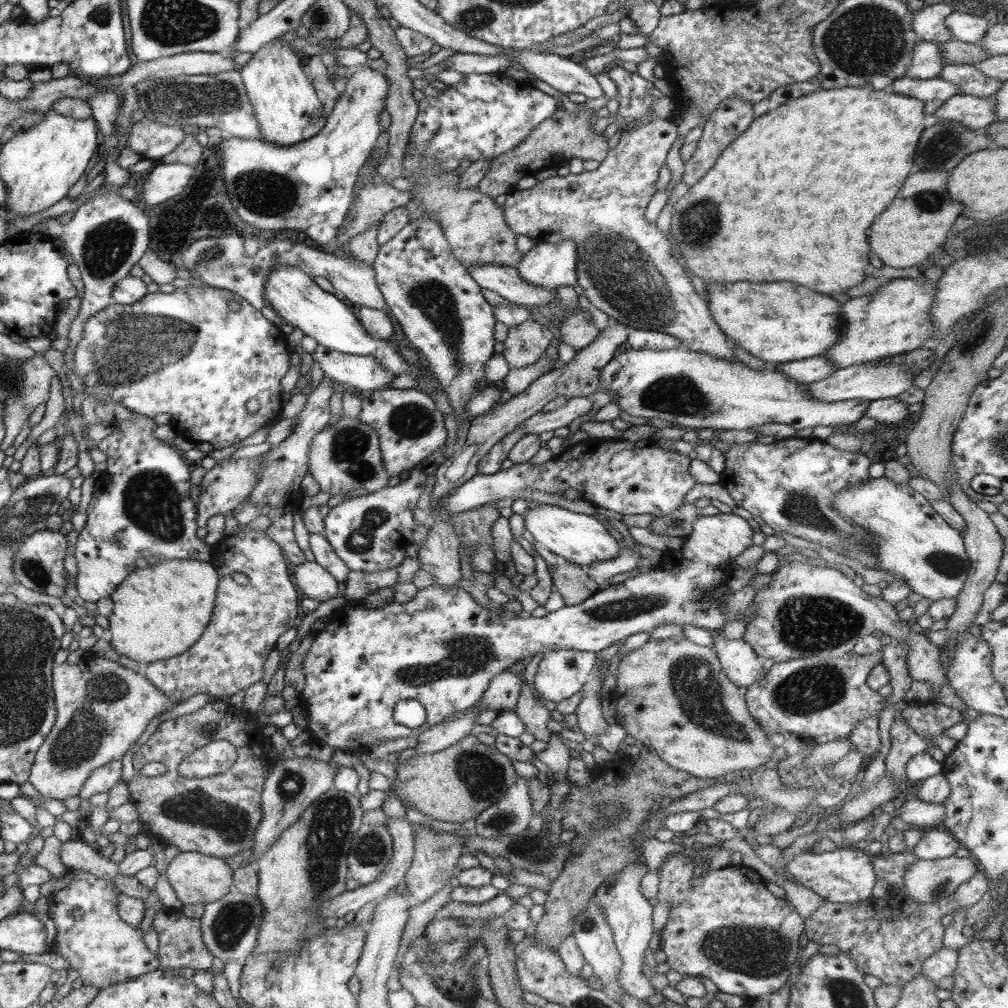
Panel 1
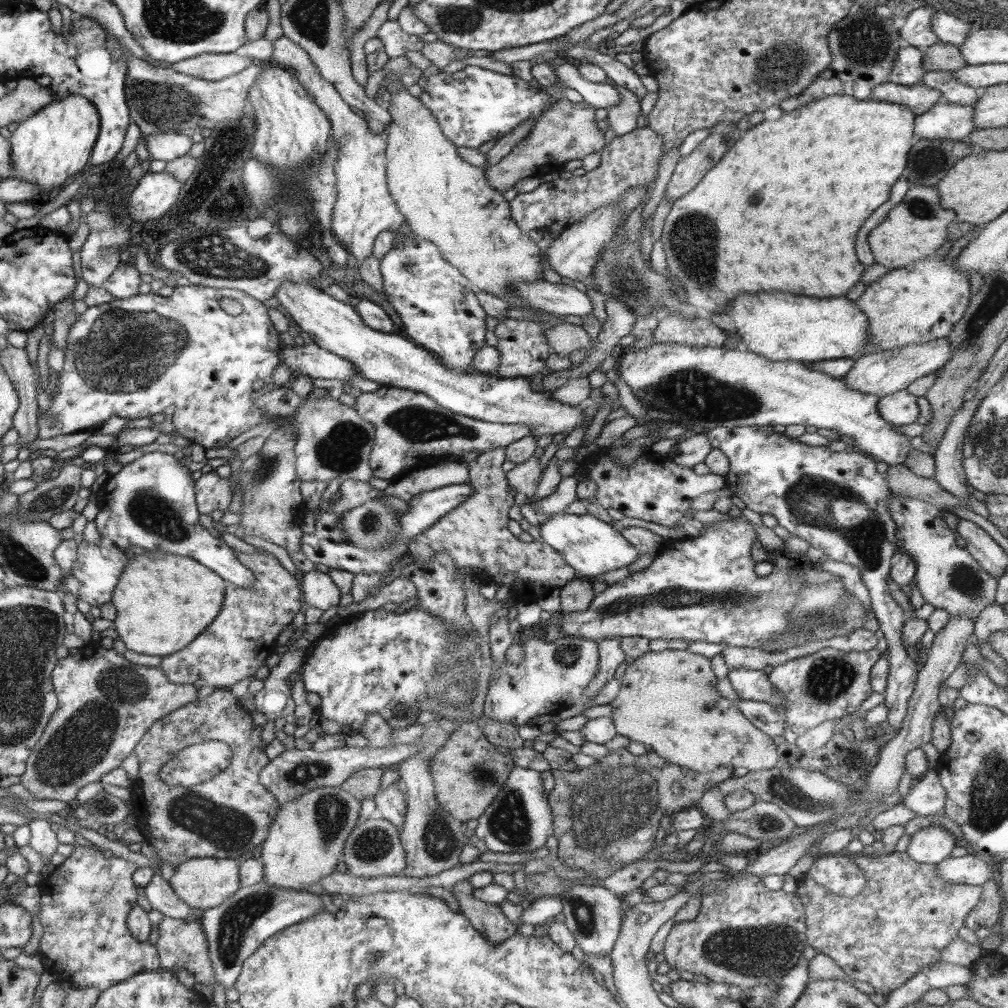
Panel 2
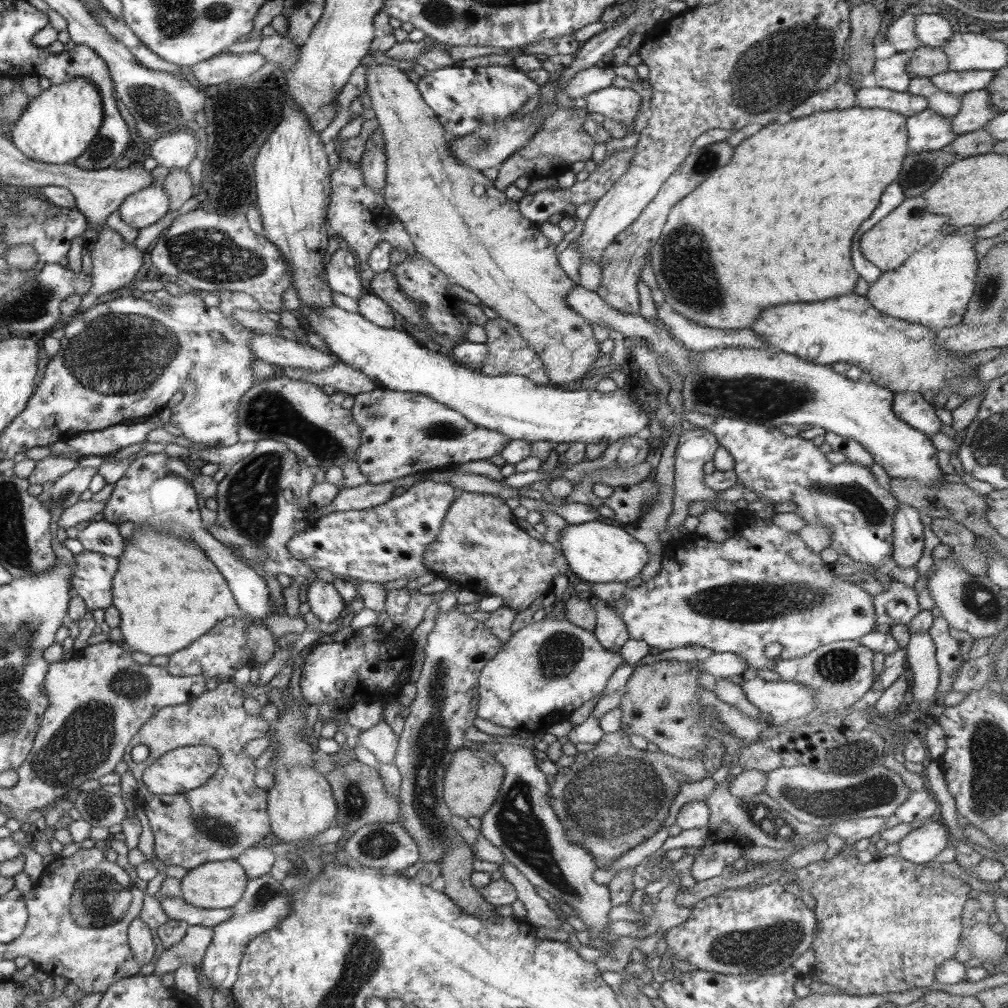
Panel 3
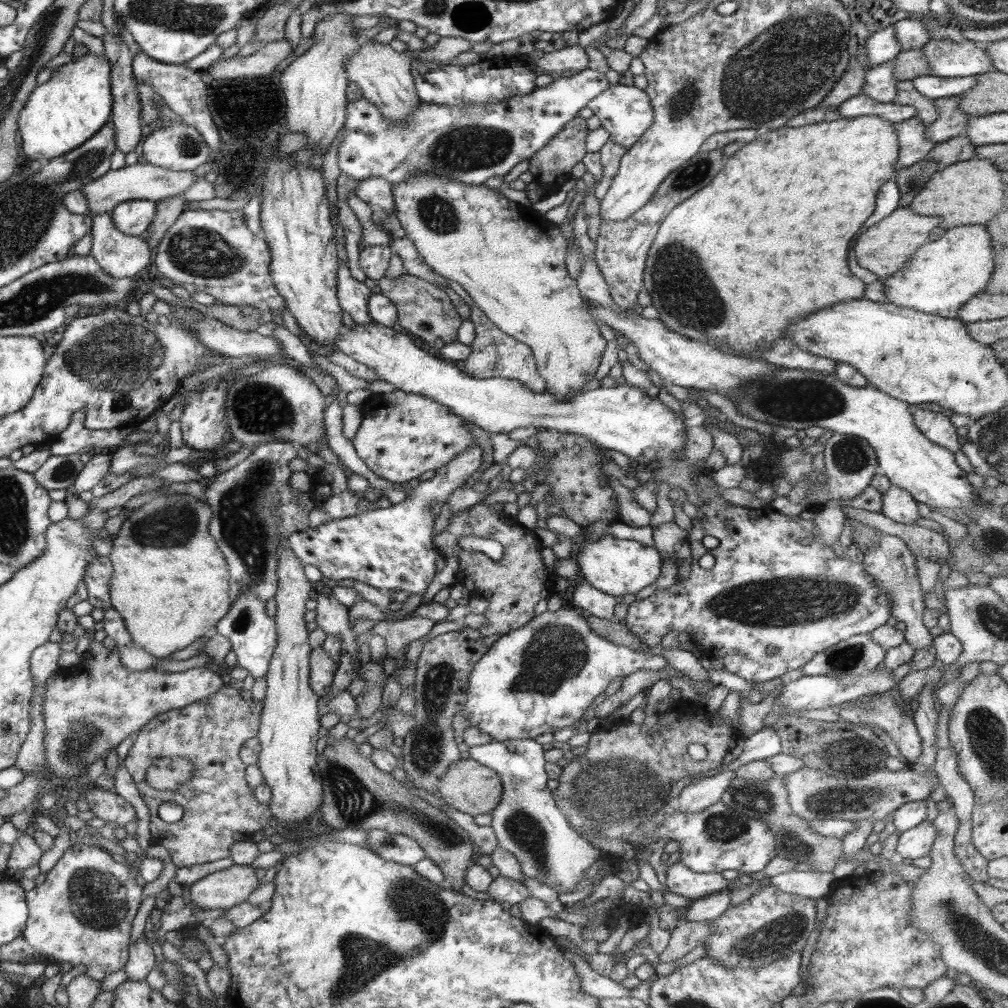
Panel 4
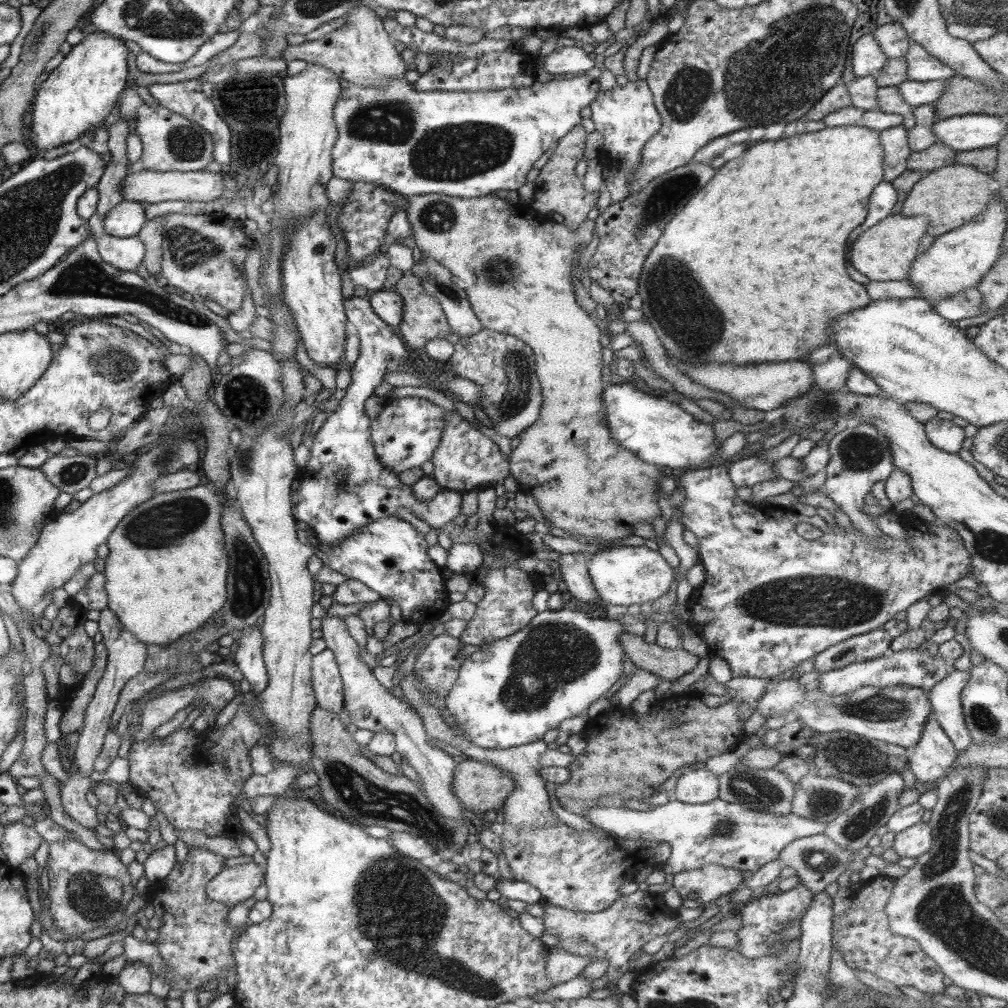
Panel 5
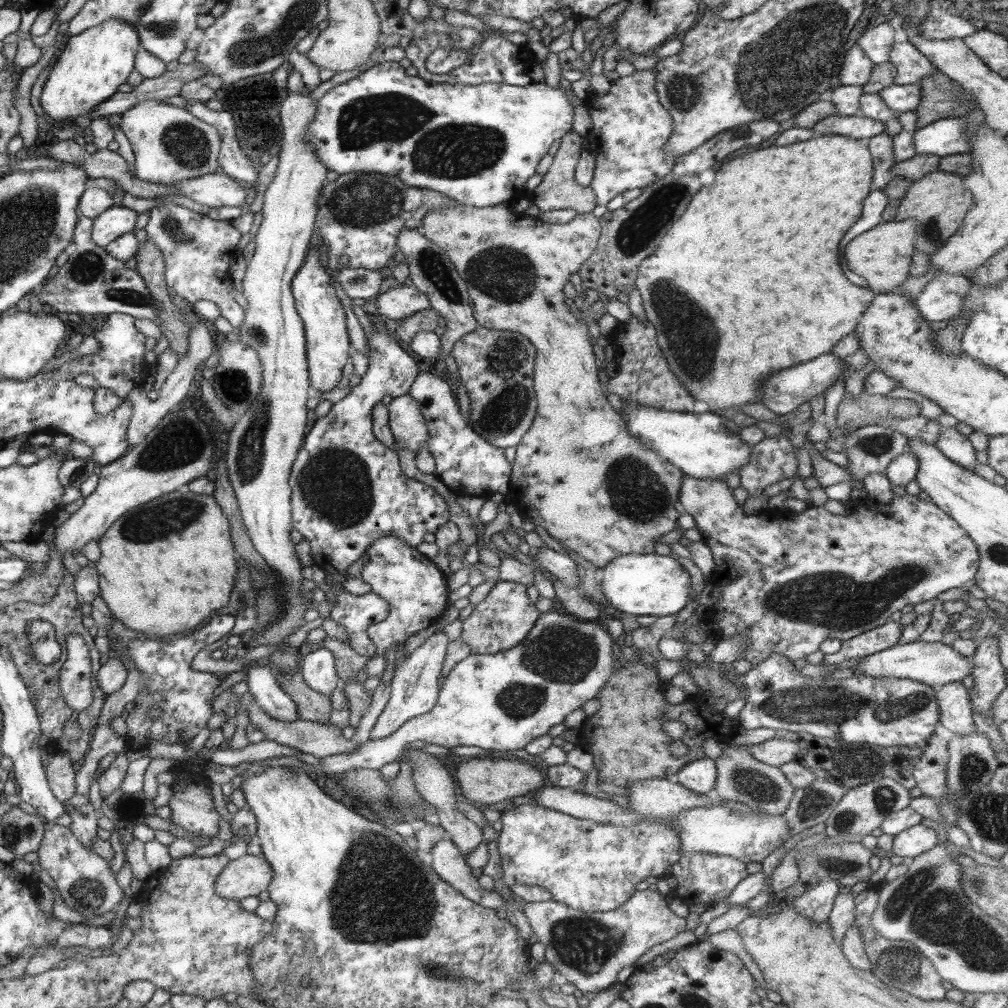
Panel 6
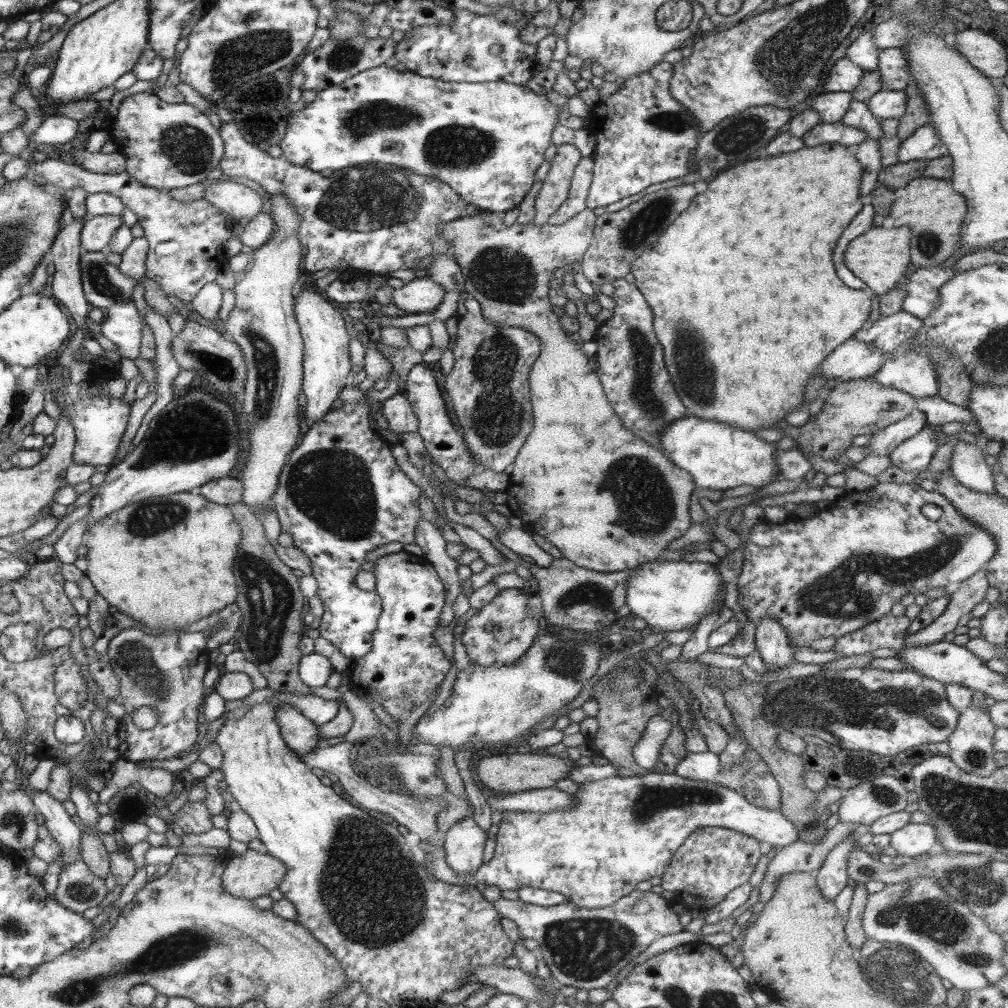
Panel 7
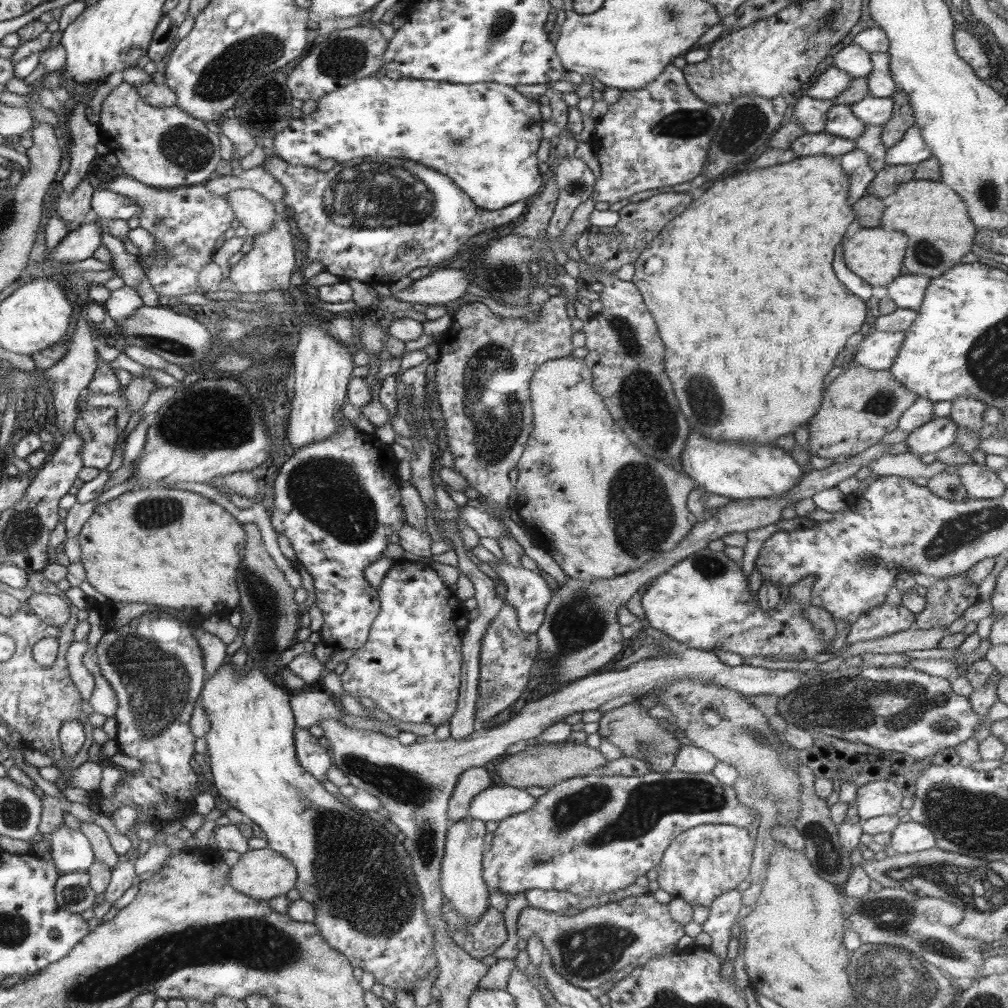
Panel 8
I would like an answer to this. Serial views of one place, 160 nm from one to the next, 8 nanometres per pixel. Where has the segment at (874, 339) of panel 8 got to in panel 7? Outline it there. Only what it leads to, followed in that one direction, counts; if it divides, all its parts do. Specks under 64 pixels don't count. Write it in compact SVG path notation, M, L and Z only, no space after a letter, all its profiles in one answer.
M856 338L848 339L829 354L813 372L815 376L831 376L839 381L872 377L887 358L877 345Z

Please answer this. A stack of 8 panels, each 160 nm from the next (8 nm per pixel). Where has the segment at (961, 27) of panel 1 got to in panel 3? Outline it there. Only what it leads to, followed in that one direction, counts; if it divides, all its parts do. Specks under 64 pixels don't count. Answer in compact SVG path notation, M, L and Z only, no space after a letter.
M935 12L934 14L924 13L916 16L914 34L920 40L921 45L940 48L950 41L950 37L954 33L950 22Z

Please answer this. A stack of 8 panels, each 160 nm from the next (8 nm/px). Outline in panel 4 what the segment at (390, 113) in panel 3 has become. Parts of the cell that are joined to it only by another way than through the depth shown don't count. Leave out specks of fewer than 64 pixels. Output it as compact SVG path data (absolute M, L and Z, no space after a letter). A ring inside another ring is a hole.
M373 38L364 40L359 51L348 58L346 70L350 81L361 88L363 97L375 104L393 125L394 122L403 122L413 108L421 104L414 84L416 78L413 78L411 72L413 57L412 50L400 54L395 52L390 44L376 43ZM422 173L410 175L405 181L394 183L392 192L395 214L406 231L406 236L416 245L423 261L434 272L462 286L473 298L475 304L484 311L484 314L502 332L513 336L516 340L527 344L531 348L535 356L538 372L545 380L547 386L546 392L552 393L561 399L573 399L578 395L578 393L574 393L575 390L580 392L580 389L594 378L594 373L600 366L602 353L605 351L608 341L600 333L600 329L598 328L599 323L588 312L587 306L584 304L584 297L576 286L575 280L567 272L565 260L568 244L566 243L566 237L562 235L562 231L559 229L560 226L546 220L543 214L538 213L531 206L524 206L519 202L514 202L498 190L490 189L486 185L467 185L438 175L423 175Z

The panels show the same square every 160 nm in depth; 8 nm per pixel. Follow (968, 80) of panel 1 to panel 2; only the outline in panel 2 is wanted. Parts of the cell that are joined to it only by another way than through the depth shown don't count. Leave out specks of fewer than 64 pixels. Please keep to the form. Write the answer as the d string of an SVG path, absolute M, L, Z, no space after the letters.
M932 71L924 75L922 84L939 90L948 102L961 104L962 106L974 105L980 98L980 90L968 87L962 82L958 82L952 73L942 71Z

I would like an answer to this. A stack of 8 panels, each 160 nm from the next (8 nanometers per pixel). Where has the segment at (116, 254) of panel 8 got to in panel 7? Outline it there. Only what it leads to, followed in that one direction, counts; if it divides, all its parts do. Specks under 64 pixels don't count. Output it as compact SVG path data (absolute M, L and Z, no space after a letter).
M151 306L145 308L145 320L155 336L155 364L157 370L156 402L152 404L142 419L141 425L133 439L132 446L142 442L149 423L158 413L162 412L174 399L172 380L176 378L181 367L172 350L172 339L175 333L170 329L167 319L160 316Z

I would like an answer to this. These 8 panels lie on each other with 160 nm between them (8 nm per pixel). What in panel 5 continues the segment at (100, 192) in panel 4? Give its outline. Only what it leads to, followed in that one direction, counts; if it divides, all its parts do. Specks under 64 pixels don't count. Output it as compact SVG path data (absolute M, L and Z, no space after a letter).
M140 166L130 170L121 182L121 194L124 201L147 202L148 204L172 200L212 202L222 197L223 188L222 172L214 173L204 170L162 172L146 170Z

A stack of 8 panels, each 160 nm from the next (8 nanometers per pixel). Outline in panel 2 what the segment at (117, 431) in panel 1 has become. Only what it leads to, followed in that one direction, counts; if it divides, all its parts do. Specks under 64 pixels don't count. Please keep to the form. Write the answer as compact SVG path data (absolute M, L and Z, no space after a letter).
M159 451L149 452L125 466L122 465L122 469L115 476L112 475L107 484L96 492L96 495L100 512L94 522L100 531L100 542L98 544L81 543L78 546L76 562L71 569L71 573L81 584L79 598L91 606L102 607L114 598L115 587L118 586L123 571L127 569L126 551L130 549L130 546L137 546L146 551L160 551L176 556L191 557L200 564L206 565L208 569L212 569L212 572L219 573L228 583L242 588L251 587L255 583L254 572L240 562L239 554L229 548L221 538L214 538L200 526L199 504L194 502L194 480L190 476L190 470L182 466L176 460L175 455Z

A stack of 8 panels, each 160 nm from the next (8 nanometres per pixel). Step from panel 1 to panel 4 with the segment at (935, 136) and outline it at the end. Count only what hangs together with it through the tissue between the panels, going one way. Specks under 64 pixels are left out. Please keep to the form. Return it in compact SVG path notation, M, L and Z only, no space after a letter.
M922 159L916 164L900 167L894 179L900 189L900 207L908 207L930 177L942 168L943 164L932 159Z

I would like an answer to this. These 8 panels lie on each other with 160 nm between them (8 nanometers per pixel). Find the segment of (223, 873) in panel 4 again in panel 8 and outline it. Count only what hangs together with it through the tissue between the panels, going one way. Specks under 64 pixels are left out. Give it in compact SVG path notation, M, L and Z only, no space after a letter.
M268 847L248 849L243 852L238 862L231 866L230 872L231 884L241 893L255 897L256 900L270 900L277 896L286 895L289 890L295 888L297 880L298 871L291 860Z

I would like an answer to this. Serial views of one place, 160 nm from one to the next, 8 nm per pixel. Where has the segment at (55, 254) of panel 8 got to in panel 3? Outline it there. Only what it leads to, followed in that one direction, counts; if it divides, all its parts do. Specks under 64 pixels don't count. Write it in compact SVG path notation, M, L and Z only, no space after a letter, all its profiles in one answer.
M161 183L150 185L130 195L118 207L121 218L134 228L141 229L156 224L169 212L170 197Z

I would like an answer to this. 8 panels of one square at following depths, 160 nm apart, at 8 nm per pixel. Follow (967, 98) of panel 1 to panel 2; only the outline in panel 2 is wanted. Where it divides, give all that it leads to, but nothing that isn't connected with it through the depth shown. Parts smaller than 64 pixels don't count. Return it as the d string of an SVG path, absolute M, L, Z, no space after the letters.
M940 98L930 110L915 118L914 132L924 140L966 140L975 131L973 105L962 106Z

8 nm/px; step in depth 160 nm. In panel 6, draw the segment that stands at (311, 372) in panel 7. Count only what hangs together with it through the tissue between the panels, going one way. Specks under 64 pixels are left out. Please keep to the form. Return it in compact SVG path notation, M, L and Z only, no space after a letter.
M319 243L313 245L312 250L308 252L307 260L293 280L292 290L294 290L298 313L307 327L308 368L311 383L321 394L332 390L342 378L342 368L348 364L350 358L350 340L346 332L344 308L332 288L332 278L326 272L326 266L320 264L322 248L319 247Z

